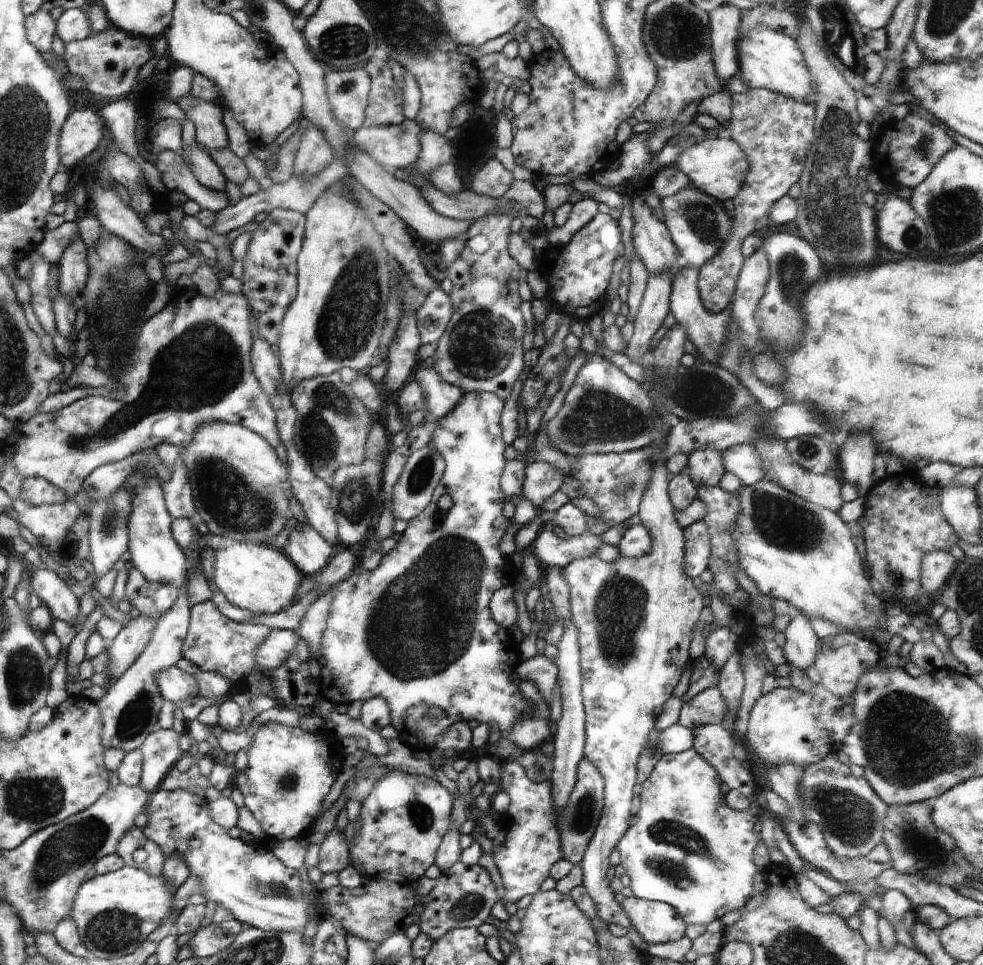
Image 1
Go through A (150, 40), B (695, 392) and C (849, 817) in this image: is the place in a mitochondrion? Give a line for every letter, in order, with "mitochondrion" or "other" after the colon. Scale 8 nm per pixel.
A: other
B: mitochondrion
C: mitochondrion

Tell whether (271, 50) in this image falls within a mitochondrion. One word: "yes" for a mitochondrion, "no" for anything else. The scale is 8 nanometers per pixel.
no

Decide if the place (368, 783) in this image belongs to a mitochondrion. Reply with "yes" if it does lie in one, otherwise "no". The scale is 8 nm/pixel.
no

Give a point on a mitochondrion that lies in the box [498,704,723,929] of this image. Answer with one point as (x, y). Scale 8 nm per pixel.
(680, 849)

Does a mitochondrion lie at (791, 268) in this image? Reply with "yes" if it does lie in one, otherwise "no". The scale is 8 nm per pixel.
yes

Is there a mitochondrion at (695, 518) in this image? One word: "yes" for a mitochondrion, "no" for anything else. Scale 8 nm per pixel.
no

